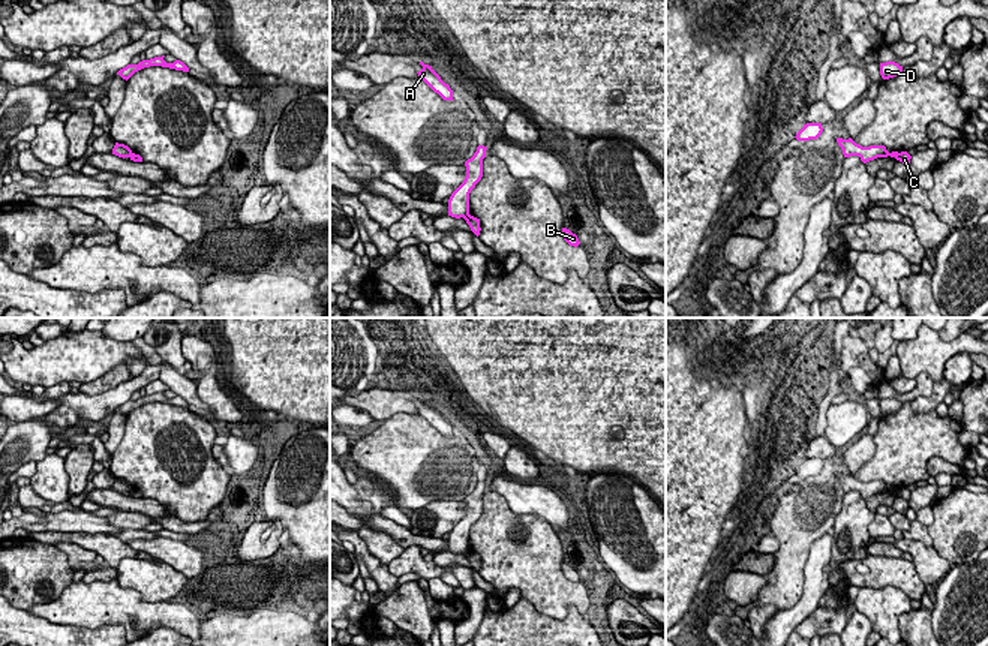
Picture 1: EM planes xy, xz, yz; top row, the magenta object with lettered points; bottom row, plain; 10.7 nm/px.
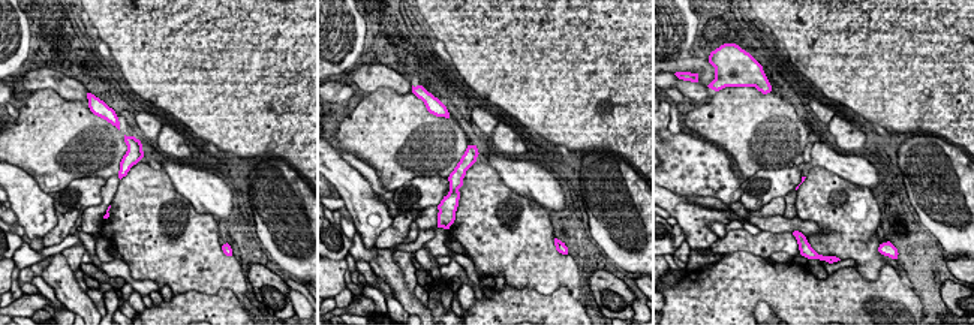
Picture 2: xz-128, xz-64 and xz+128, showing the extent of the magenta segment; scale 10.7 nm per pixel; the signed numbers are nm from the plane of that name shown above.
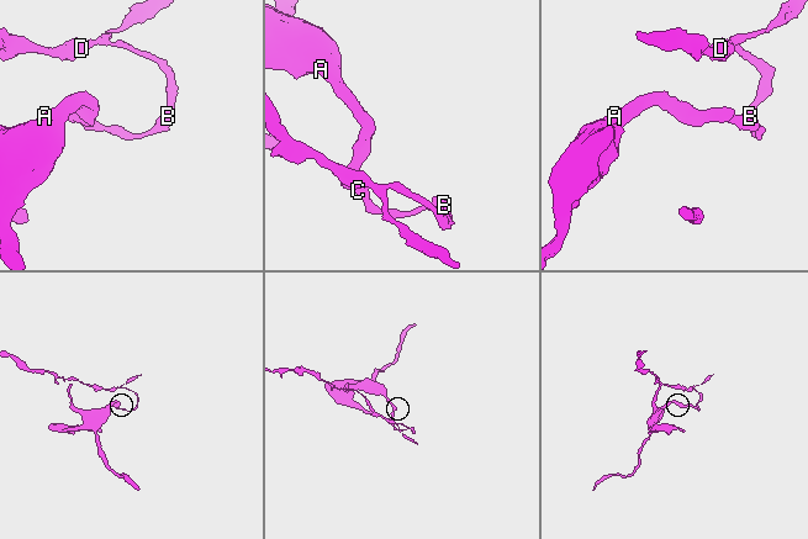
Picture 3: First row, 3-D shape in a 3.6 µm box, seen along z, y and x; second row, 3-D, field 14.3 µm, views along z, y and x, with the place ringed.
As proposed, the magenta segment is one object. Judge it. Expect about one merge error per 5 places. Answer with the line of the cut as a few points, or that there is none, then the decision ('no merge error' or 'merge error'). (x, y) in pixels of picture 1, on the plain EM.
xz (468, 549), (464, 553) | merge error

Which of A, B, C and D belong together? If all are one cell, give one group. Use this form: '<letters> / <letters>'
A / B C D

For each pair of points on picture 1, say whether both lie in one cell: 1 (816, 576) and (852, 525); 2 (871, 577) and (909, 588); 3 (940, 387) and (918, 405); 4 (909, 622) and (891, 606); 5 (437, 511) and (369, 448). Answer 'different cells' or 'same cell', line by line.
1: different cells
2: same cell
3: same cell
4: different cells
5: different cells

